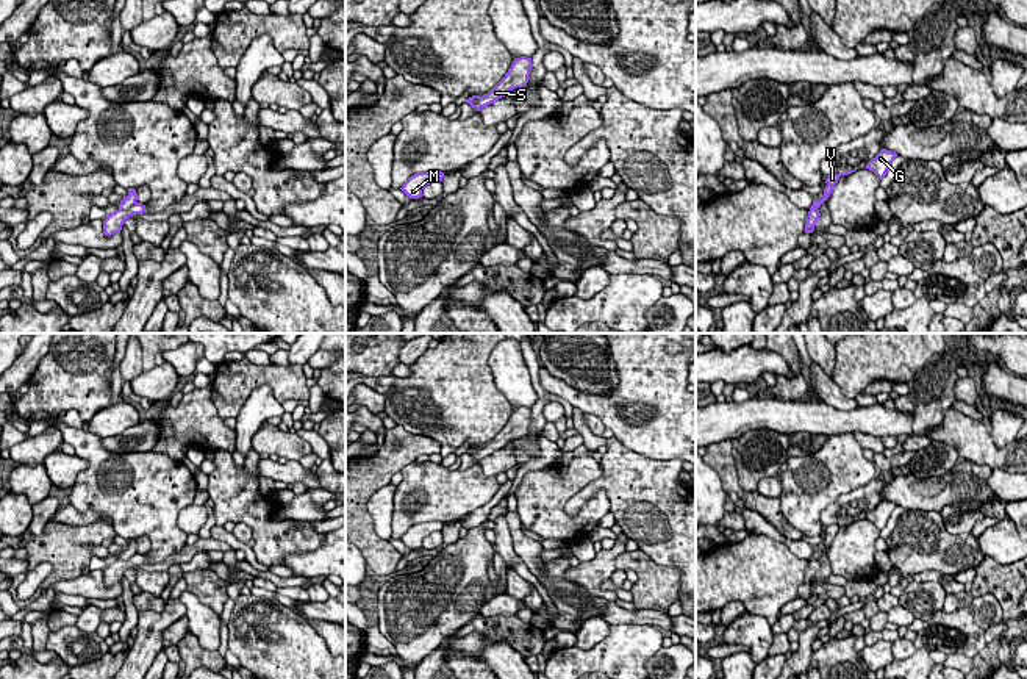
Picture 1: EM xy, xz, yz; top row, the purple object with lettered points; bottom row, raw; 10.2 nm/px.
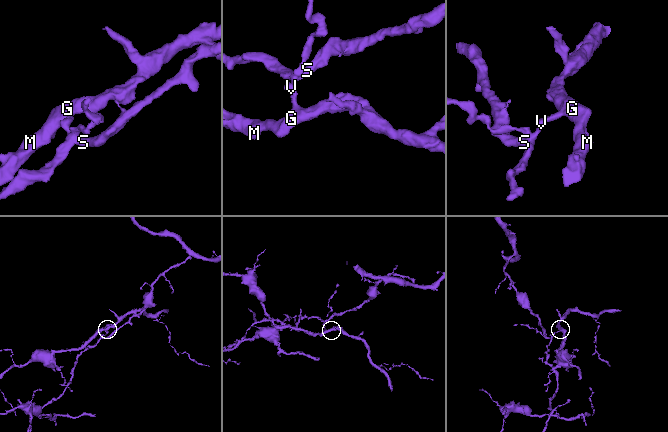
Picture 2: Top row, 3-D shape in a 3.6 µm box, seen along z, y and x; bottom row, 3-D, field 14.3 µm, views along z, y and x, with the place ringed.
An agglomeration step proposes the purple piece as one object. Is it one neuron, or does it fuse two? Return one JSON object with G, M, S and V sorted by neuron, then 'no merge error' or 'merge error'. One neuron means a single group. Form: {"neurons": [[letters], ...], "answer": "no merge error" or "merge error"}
{"neurons": [["G", "M", "V"], ["S"]], "answer": "merge error"}

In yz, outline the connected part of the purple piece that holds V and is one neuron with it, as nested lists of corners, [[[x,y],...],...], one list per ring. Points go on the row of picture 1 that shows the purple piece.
[[[857,169],[847,171],[844,174],[830,174],[830,175],[827,175],[827,178],[825,178],[827,186],[824,188],[824,197],[821,200],[813,200],[813,205],[811,205],[810,210],[818,210],[830,197],[835,185],[838,183],[841,175],[849,175],[849,174],[852,174],[855,171]]]

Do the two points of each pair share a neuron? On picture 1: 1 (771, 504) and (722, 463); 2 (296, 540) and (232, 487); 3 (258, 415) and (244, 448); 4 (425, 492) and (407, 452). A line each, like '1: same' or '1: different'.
1: same
2: same
3: same
4: different

